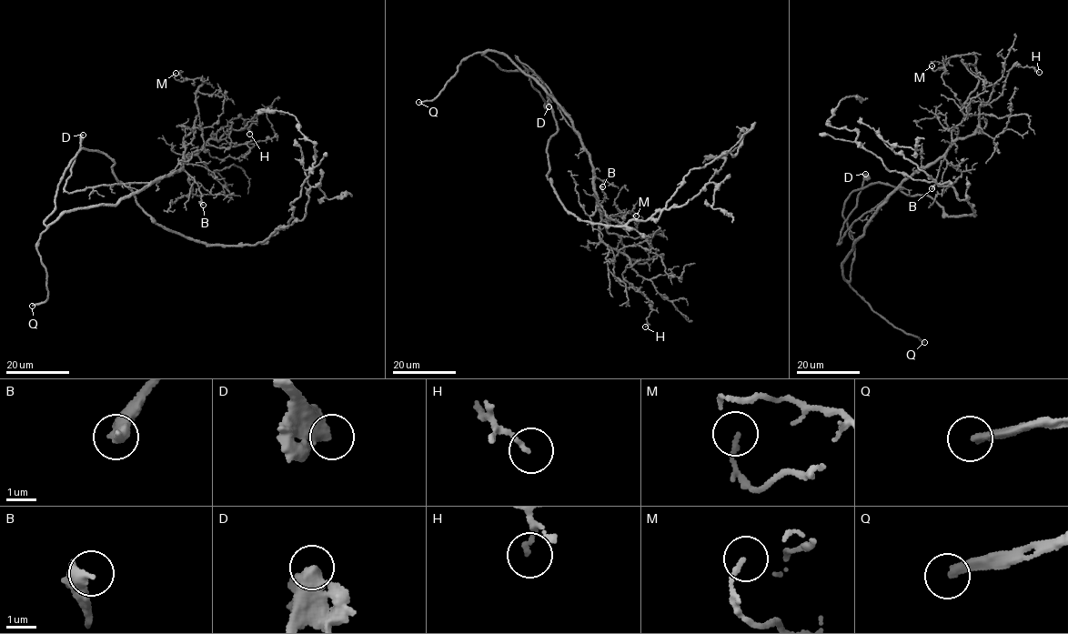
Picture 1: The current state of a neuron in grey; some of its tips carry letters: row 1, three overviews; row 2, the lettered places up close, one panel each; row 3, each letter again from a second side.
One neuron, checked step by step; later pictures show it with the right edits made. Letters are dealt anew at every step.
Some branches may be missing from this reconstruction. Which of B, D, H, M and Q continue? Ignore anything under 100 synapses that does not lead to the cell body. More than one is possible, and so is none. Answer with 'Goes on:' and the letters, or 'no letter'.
Goes on: D, Q

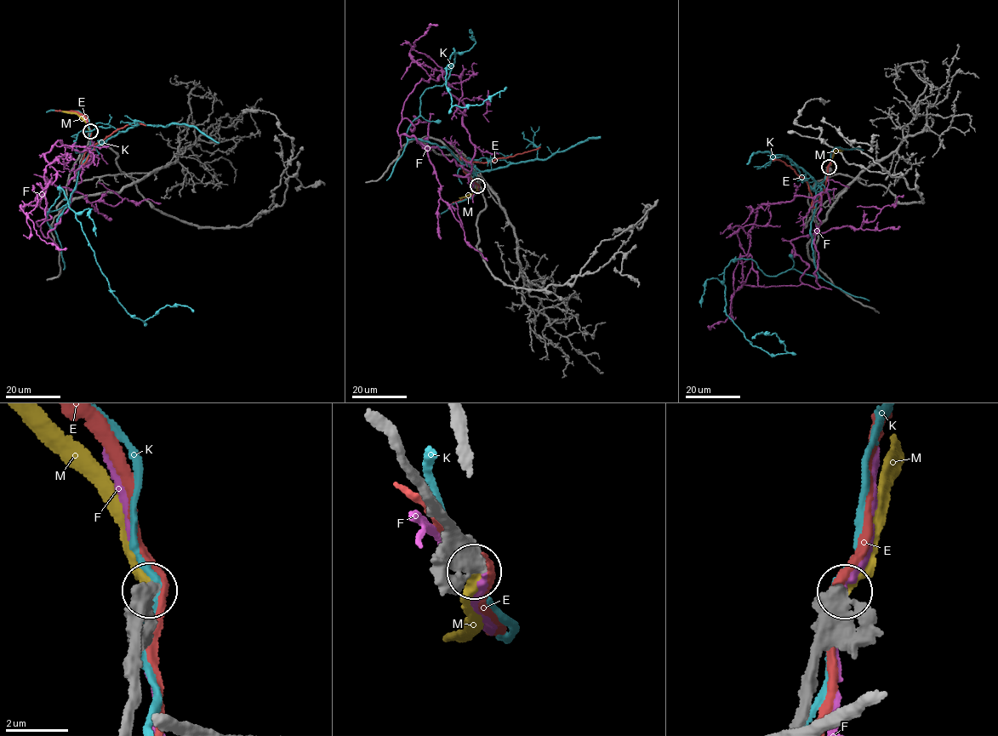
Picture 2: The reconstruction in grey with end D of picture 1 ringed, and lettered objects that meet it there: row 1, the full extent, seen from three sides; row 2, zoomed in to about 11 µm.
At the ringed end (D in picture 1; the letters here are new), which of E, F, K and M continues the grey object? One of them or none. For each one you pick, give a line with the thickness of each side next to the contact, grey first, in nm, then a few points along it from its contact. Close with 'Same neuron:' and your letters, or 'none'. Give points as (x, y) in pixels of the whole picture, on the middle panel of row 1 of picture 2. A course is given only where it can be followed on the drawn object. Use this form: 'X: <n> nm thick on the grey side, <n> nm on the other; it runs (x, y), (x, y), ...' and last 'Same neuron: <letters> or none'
M: 600 nm thick on the grey side, 360 nm on the other; it runs (478, 185), (478, 190), (471, 194), (459, 197)
Same neuron: M

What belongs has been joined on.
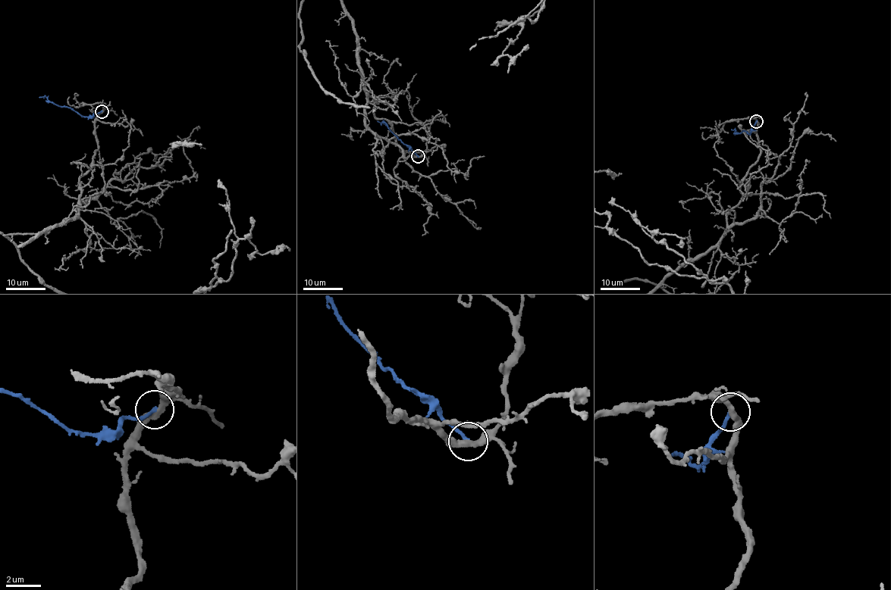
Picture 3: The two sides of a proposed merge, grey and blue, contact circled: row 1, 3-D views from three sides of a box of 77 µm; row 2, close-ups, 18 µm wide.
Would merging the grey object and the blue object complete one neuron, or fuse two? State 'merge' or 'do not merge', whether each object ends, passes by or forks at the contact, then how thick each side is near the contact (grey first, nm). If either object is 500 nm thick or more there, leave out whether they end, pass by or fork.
do not merge; grey passes by; blue ends; calibres 380 and 200 nm

